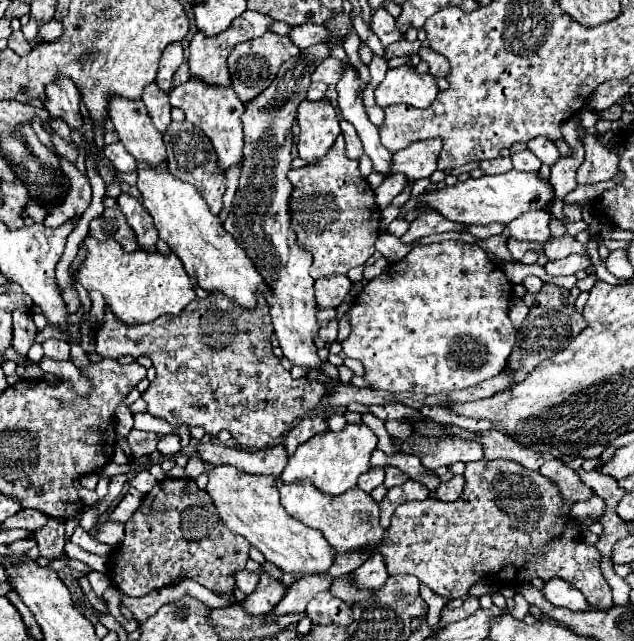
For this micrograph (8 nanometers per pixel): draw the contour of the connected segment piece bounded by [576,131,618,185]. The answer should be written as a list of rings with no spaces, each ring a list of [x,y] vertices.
[[[586,131],[586,139],[584,139],[584,149],[586,149],[586,159],[580,165],[580,169],[576,171],[576,181],[578,185],[590,185],[590,183],[598,183],[610,177],[610,171],[616,171],[616,163],[618,163],[618,155],[606,147],[602,147],[602,143],[598,143],[598,139],[594,135],[590,135]]]

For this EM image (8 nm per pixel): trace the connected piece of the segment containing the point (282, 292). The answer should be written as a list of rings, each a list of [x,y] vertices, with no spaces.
[[[320,43],[320,47],[304,49],[298,57],[282,63],[276,79],[268,89],[264,89],[256,99],[244,103],[244,163],[240,185],[236,189],[236,197],[232,201],[224,229],[236,239],[264,281],[274,289],[266,301],[270,305],[274,333],[280,341],[284,357],[288,357],[294,365],[308,367],[306,379],[312,383],[322,383],[326,395],[332,395],[340,381],[322,371],[326,361],[320,359],[318,347],[314,343],[320,325],[316,317],[318,303],[314,297],[314,279],[310,277],[312,255],[296,247],[296,235],[288,223],[288,195],[292,193],[292,183],[286,177],[292,161],[292,119],[296,117],[298,103],[306,99],[312,67],[316,67],[316,63],[328,55],[330,53],[324,43]]]

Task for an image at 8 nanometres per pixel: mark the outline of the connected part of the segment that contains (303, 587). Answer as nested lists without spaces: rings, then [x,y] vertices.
[[[308,575],[308,579],[298,579],[286,589],[282,601],[264,615],[266,623],[274,623],[282,615],[296,615],[304,613],[310,599],[314,599],[320,591],[328,589],[328,579],[320,579],[320,575]]]

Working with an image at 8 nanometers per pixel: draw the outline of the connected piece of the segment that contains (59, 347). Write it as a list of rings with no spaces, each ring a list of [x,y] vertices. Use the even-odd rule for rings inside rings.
[[[48,339],[42,343],[44,347],[44,355],[48,359],[54,359],[54,361],[68,361],[70,359],[70,347],[68,343],[60,341],[60,339]]]

